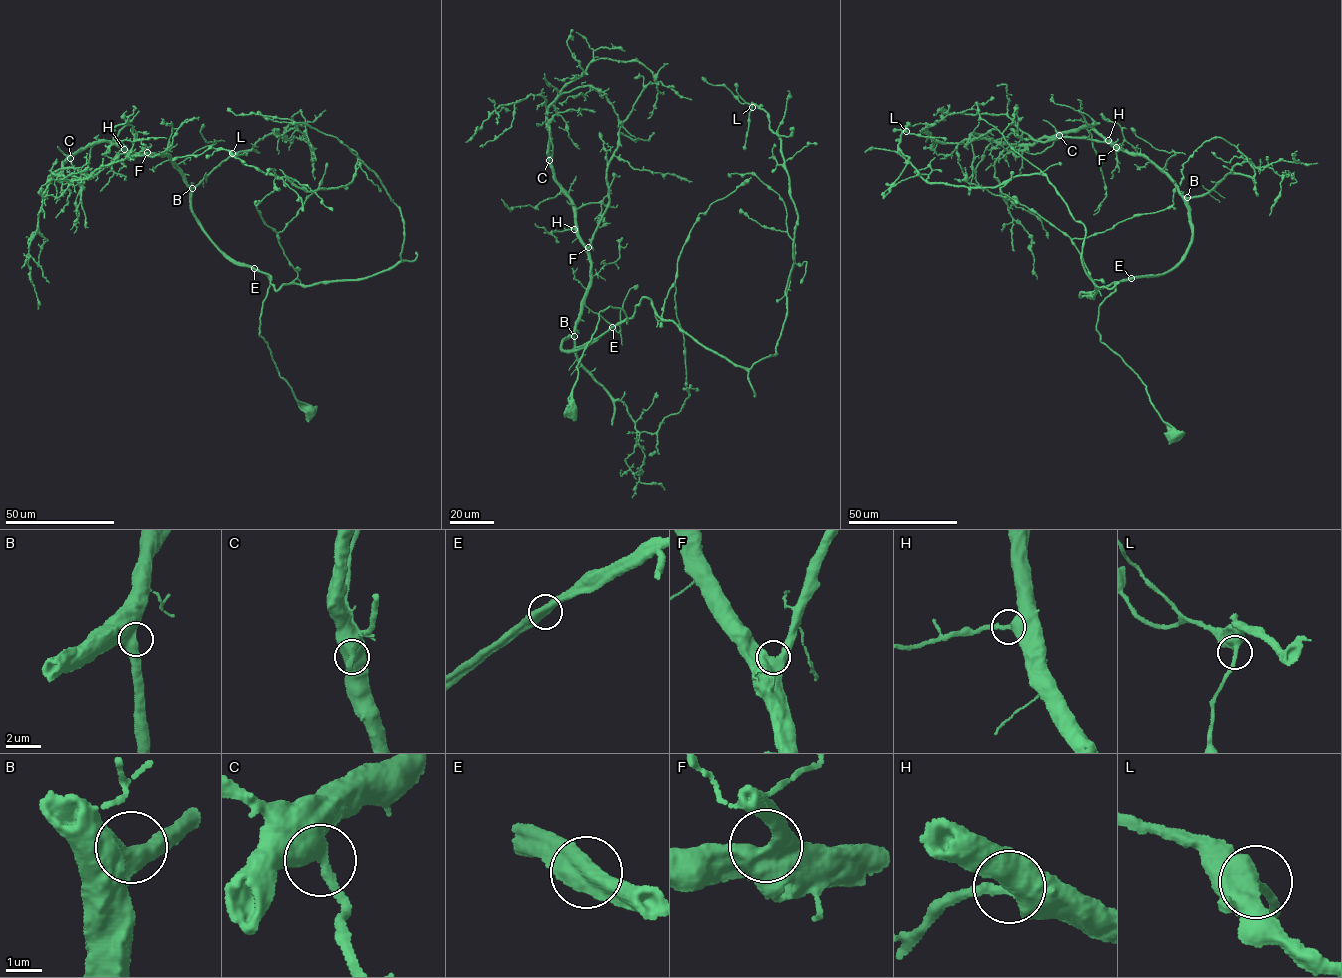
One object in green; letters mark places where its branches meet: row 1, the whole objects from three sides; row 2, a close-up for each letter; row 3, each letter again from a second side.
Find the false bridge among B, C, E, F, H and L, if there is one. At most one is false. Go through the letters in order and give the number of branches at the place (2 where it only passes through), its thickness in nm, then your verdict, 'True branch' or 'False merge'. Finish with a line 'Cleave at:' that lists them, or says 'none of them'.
B: Branches: 2. Thickness 600 nm. True branch
C: Branches: 2. Thickness 460 nm. True branch
E: Branches: 2. Thickness 600 nm. True branch
F: Branches: 2. Thickness 600 nm. True branch
H: Branches: 2. Thickness 360 nm. True branch
L: Branches: 2. Thickness 400 nm. True branch
Cleave at: none of them

